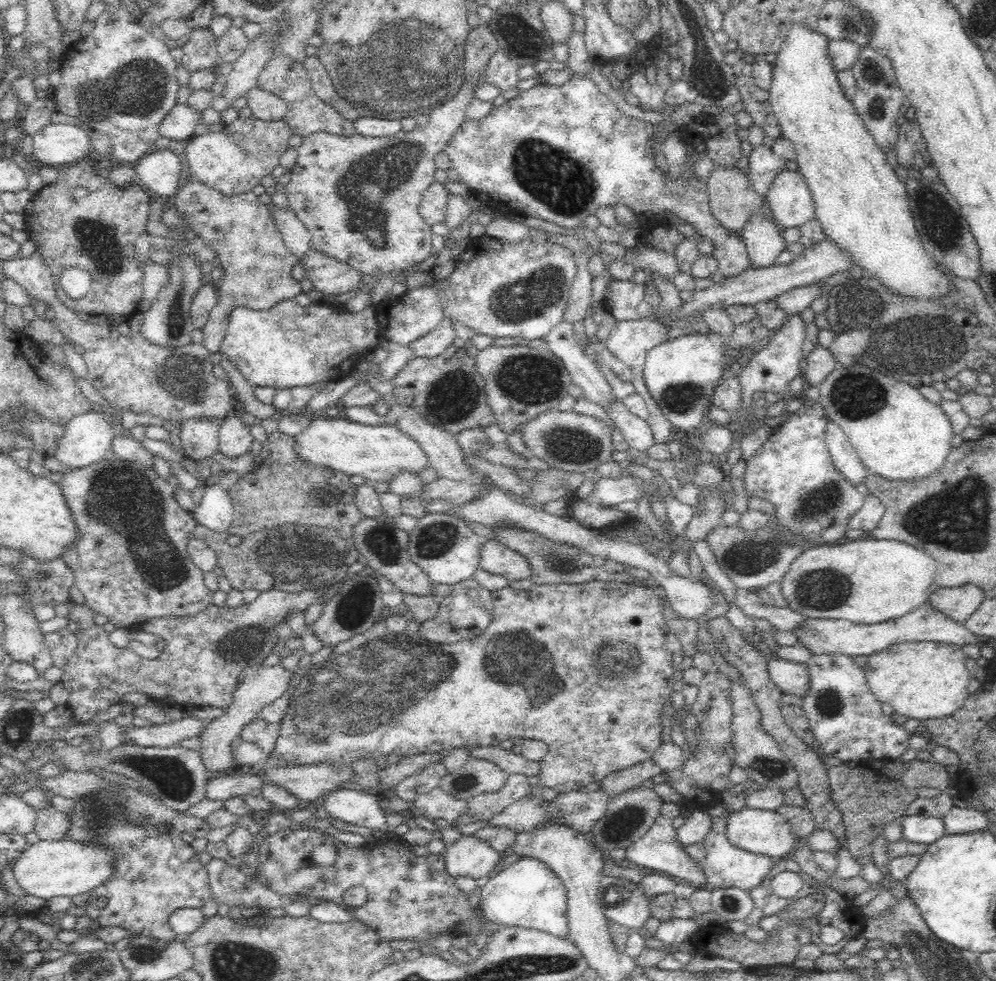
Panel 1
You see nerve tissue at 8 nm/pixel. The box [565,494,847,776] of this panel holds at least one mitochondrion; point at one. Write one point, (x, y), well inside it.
(613, 661)

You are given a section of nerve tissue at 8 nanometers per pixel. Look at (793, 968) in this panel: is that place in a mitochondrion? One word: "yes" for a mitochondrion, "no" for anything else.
no

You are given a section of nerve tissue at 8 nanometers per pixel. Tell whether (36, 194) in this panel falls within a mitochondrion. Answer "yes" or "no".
no

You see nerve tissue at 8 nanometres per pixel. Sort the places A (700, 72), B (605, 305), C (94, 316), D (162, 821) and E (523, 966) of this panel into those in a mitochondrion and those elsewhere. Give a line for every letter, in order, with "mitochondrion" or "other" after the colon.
A: other
B: other
C: other
D: mitochondrion
E: mitochondrion

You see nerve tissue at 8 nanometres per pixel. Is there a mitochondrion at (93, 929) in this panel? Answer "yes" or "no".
no

